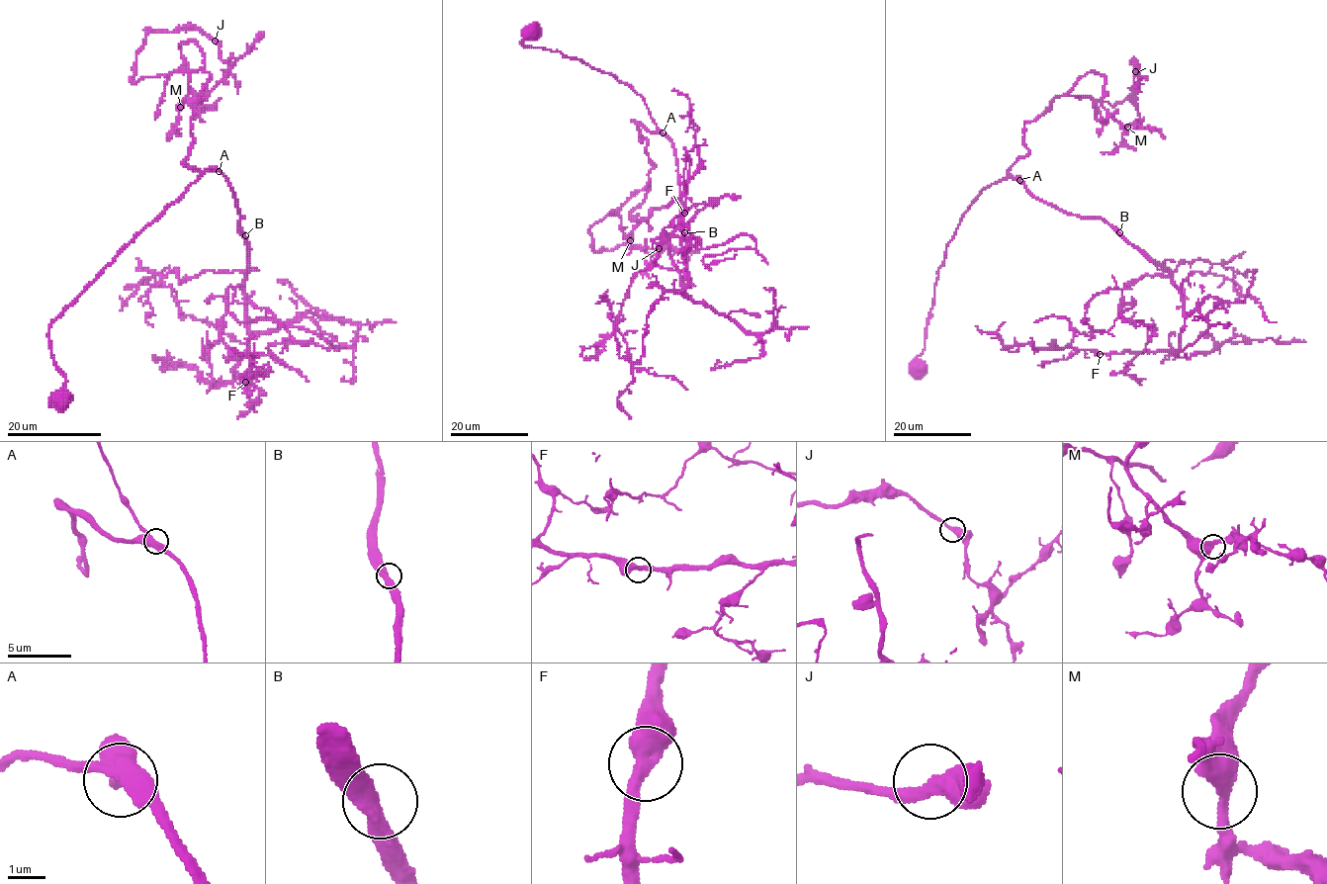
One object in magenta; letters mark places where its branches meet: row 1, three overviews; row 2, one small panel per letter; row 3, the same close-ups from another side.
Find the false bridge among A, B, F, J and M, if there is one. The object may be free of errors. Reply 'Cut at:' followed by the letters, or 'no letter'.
Cut at: no letter

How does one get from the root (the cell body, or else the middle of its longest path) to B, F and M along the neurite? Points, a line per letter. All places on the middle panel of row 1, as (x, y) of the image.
B: (533, 31), (533, 39), (521, 42), (524, 45), (581, 59), (642, 98), (673, 145), (684, 232)
F: (533, 31), (524, 45), (559, 50), (626, 83), (673, 145), (687, 297), (676, 293), (687, 286), (684, 213)
M: (533, 31), (524, 45), (626, 83), (658, 129), (633, 122), (656, 165), (630, 240)

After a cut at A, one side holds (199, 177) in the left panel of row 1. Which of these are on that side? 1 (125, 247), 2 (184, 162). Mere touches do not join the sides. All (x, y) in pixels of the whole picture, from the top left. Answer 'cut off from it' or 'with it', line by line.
1: with it
2: cut off from it

